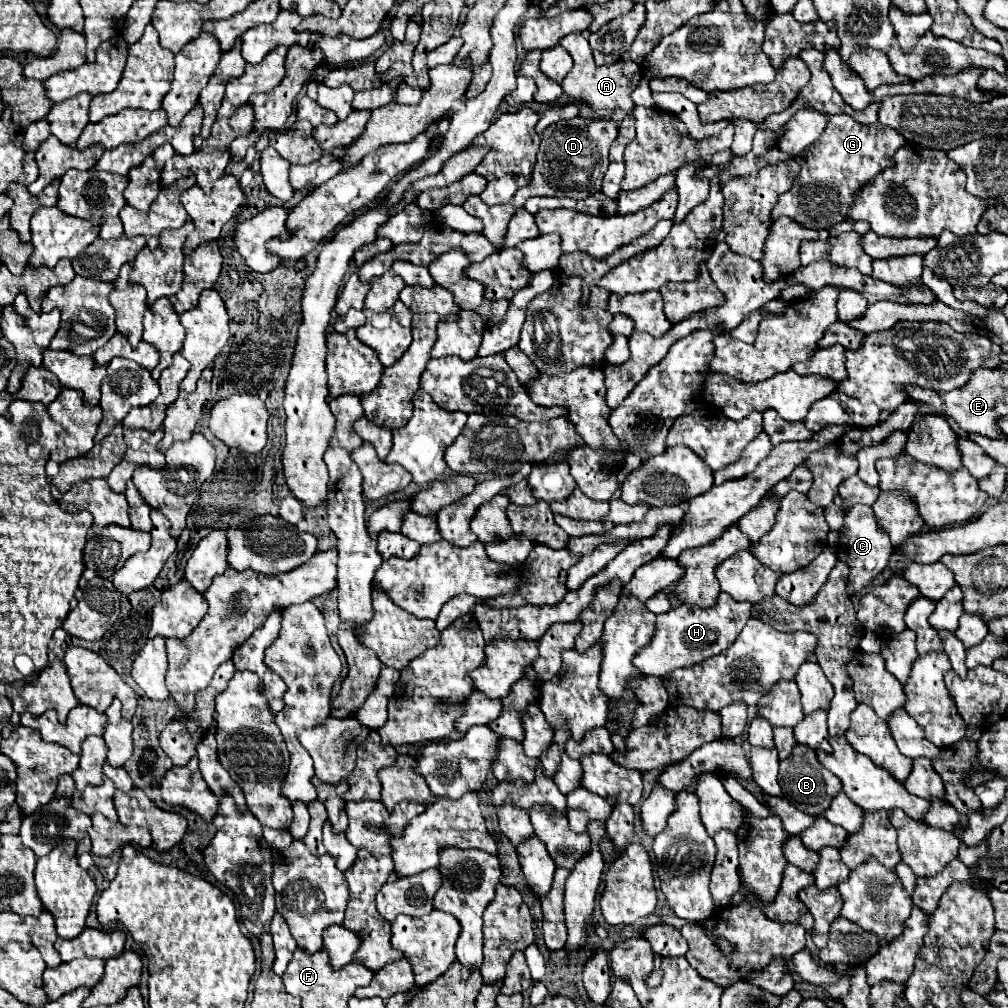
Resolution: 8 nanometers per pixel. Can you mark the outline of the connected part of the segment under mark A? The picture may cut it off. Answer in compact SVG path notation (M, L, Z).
M568 34L560 40L560 46L572 56L574 66L568 72L566 80L562 80L562 90L572 98L572 100L584 100L588 102L598 114L610 114L614 110L624 110L624 112L632 112L634 102L630 98L630 94L636 90L636 86L640 84L642 78L642 70L636 64L630 62L614 62L614 64L606 64L606 66L598 66L592 58L592 50L590 44L586 40L584 34Z

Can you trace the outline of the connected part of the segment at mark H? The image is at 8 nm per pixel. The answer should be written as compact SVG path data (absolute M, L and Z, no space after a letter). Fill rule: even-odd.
M724 592L718 596L716 606L712 606L712 608L680 604L680 606L672 608L670 612L660 614L656 618L656 632L654 632L650 644L646 644L644 648L638 650L632 664L640 672L652 674L658 678L666 676L674 668L686 668L690 664L698 664L700 660L706 660L722 650L726 650L734 642L734 638L738 636L738 632L744 628L744 624L750 618L750 608L752 608L752 604L736 602L732 596L728 596Z

